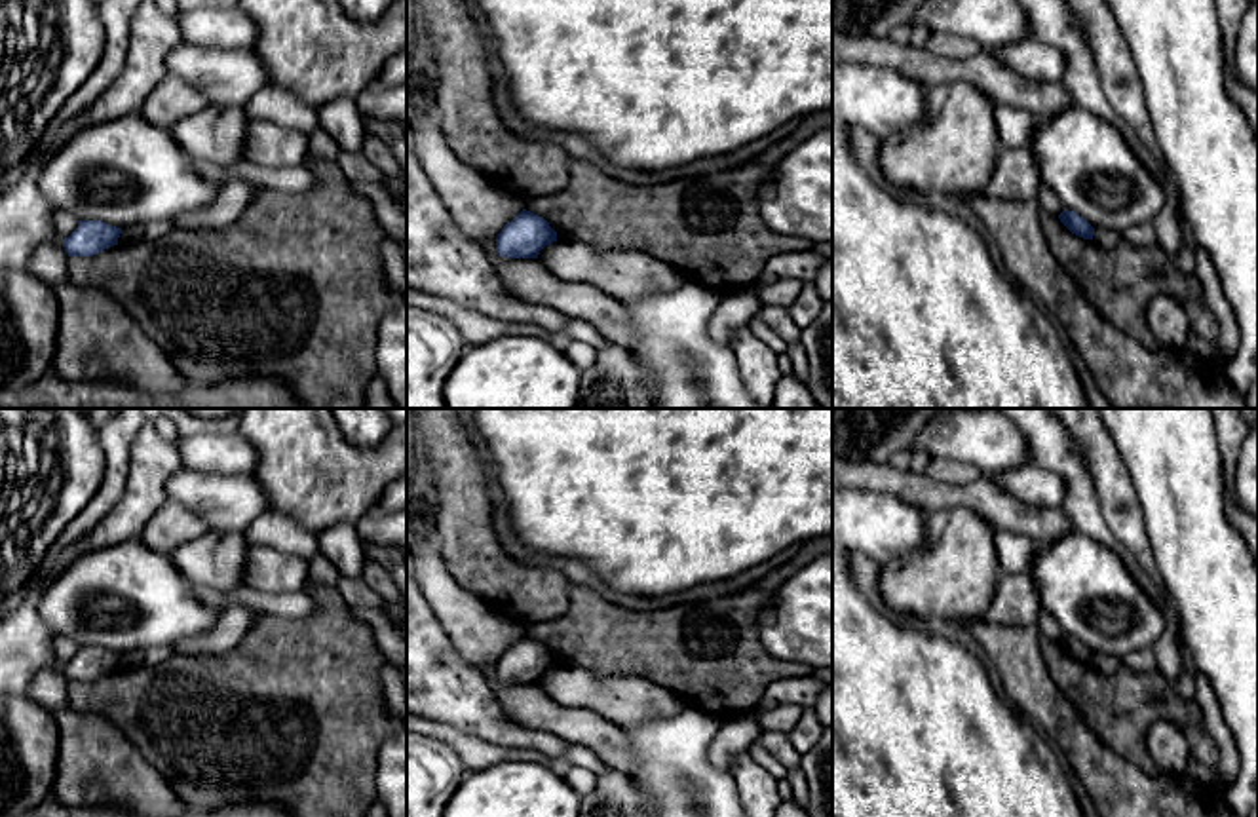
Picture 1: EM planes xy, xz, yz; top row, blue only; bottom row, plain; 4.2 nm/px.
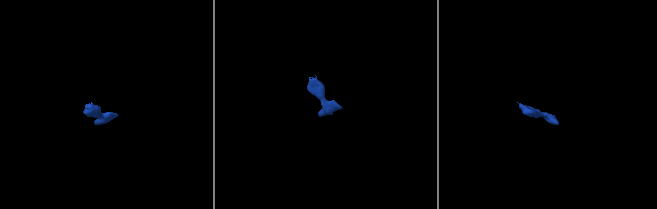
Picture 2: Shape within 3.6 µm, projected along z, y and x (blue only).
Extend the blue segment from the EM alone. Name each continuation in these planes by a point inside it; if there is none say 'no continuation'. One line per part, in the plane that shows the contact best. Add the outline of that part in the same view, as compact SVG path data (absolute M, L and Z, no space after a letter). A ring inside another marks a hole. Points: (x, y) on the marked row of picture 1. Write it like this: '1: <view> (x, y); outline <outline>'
no continuation

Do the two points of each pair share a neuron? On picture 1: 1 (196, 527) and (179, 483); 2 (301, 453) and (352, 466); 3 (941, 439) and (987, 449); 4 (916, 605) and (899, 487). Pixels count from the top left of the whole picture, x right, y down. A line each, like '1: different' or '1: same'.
1: different
2: same
3: same
4: different

